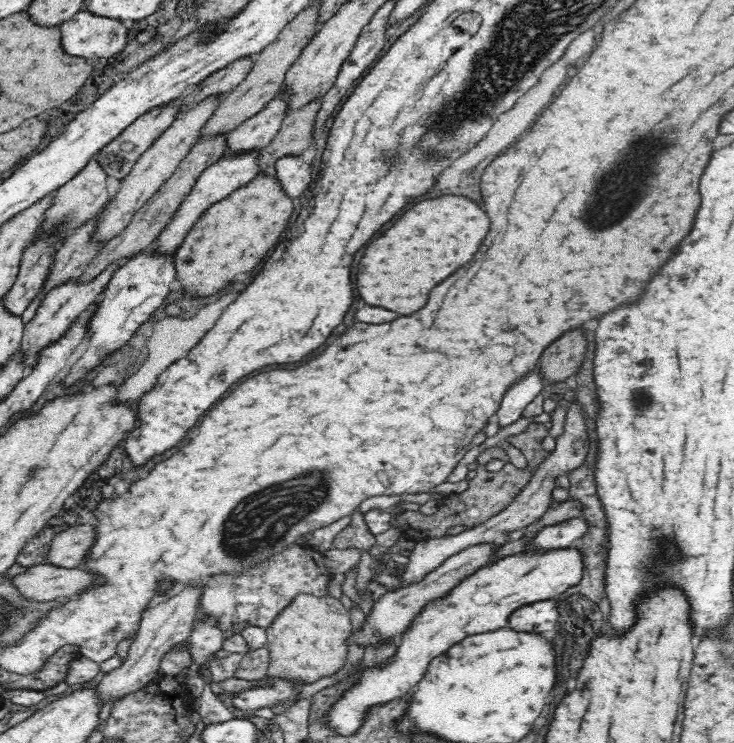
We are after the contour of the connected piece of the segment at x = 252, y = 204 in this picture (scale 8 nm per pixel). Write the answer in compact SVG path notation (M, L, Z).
M258 173L246 186L232 191L226 199L208 206L206 212L190 228L182 245L175 250L176 285L194 294L214 294L222 286L226 286L226 282L230 282L234 276L250 272L266 256L266 252L280 242L280 236L286 230L293 210L294 200L287 196L286 189L278 181L278 177Z

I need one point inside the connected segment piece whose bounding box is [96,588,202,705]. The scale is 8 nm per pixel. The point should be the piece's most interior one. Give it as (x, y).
(170, 621)

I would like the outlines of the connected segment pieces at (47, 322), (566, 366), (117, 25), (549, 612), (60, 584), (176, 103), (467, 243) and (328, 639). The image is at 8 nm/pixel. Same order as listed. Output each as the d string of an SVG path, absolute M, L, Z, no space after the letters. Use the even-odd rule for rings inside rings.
M114 262L110 264L104 272L100 272L96 278L90 281L80 281L79 278L70 278L57 284L54 288L44 294L39 302L37 313L34 318L25 324L23 342L20 344L20 350L26 353L26 366L30 370L35 363L38 351L46 348L50 342L58 340L64 332L67 331L70 323L92 302L99 299L104 292L108 282L114 277L114 274L121 268L123 262Z
M570 332L556 340L540 360L536 371L544 384L562 382L570 378L582 366L586 352L584 332Z
M84 9L77 12L72 20L62 24L62 48L70 56L108 58L124 49L126 38L128 38L128 32L120 20L94 16Z
M551 599L517 608L510 616L507 627L512 632L546 632L552 630L558 618L557 607Z
M46 563L29 568L9 580L22 598L34 602L50 602L60 596L70 596L86 588L88 582L90 576L82 570L64 570Z
M174 99L166 104L158 105L151 108L148 112L139 116L126 130L123 130L114 140L110 141L104 148L101 148L96 155L98 161L102 163L102 167L108 172L108 176L124 179L130 174L134 164L138 162L138 158L148 150L154 141L176 120L180 112L180 99Z
M442 196L416 204L364 250L356 276L360 298L368 306L380 306L402 316L416 314L426 306L430 290L476 254L488 228L486 214L466 198Z
M300 594L296 596L296 600L286 606L276 618L274 622L265 630L267 632L266 648L271 656L266 676L258 682L250 680L242 680L234 678L220 683L220 686L226 691L232 693L242 693L253 689L266 689L272 687L275 681L292 682L292 685L312 685L323 678L330 678L338 674L346 662L348 662L348 646L350 646L350 636L354 634L354 628L351 624L350 612L344 609L340 601L331 596L324 598L316 598L311 594Z

